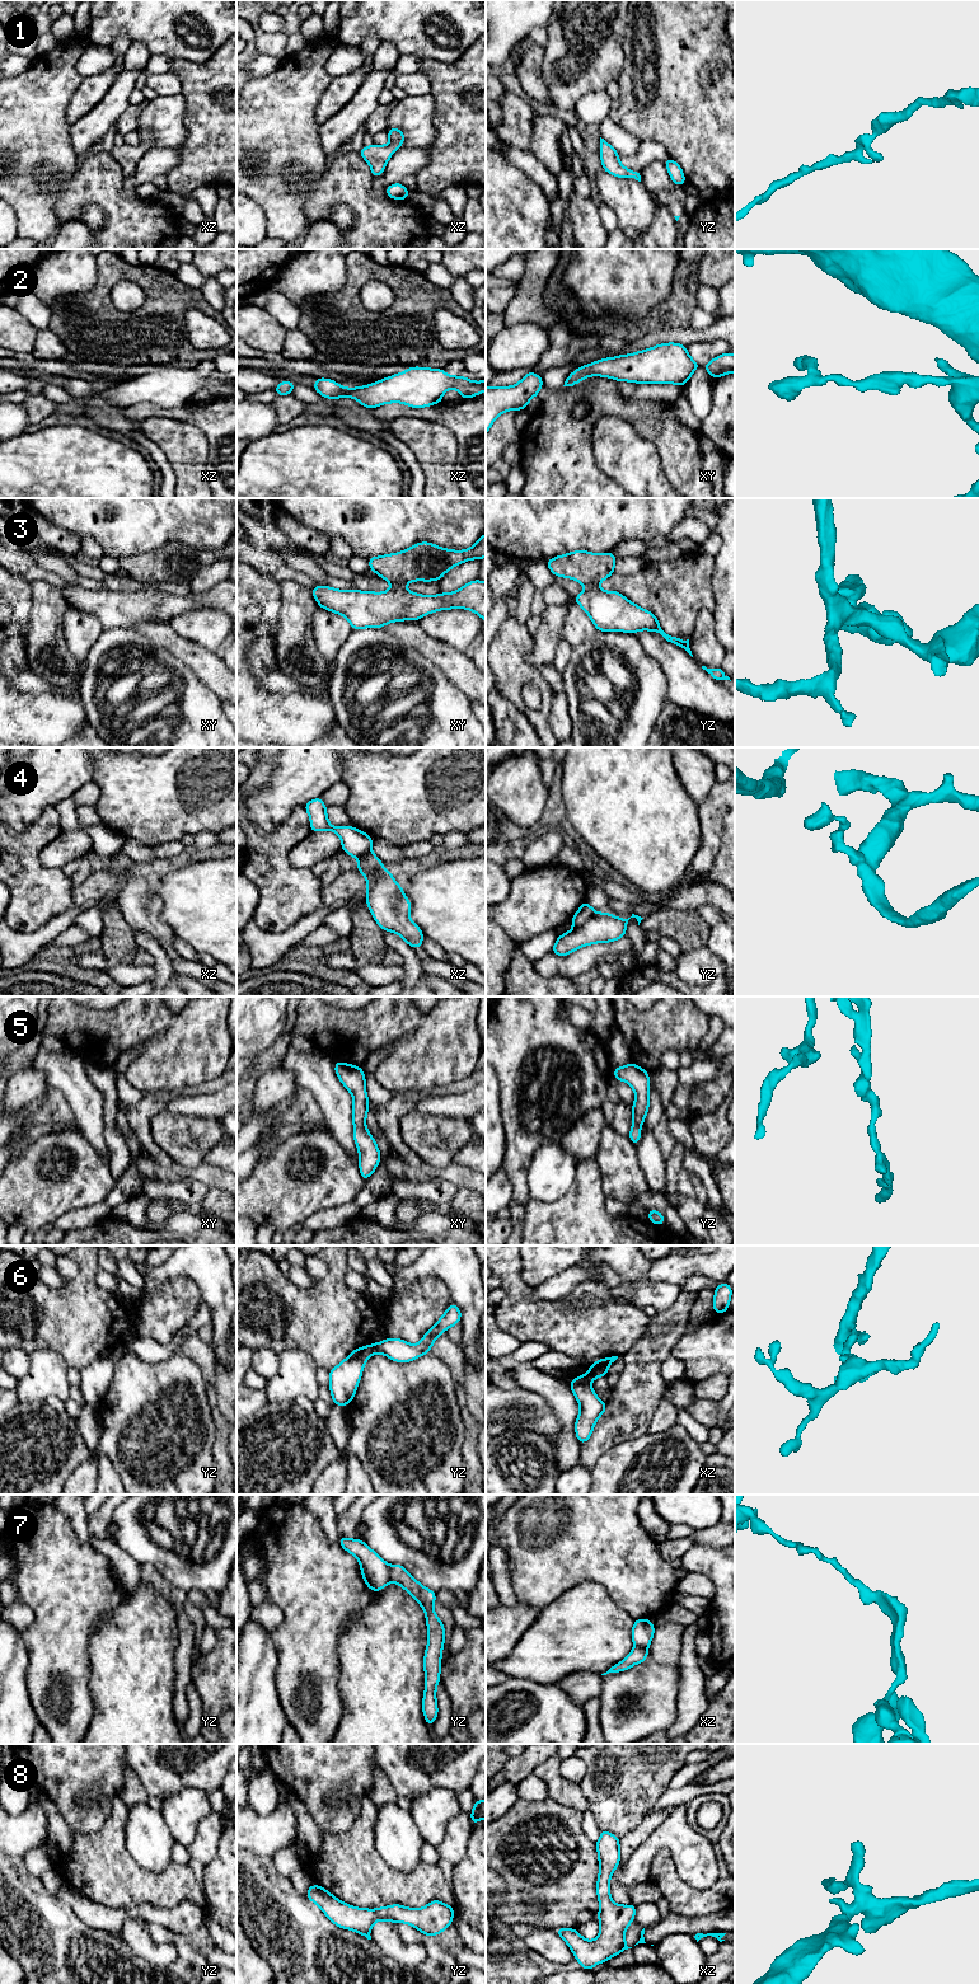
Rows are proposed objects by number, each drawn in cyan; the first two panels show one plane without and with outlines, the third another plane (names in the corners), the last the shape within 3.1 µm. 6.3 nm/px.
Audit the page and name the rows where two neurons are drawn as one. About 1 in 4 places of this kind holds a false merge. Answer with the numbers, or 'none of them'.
3, 4, 6, 7

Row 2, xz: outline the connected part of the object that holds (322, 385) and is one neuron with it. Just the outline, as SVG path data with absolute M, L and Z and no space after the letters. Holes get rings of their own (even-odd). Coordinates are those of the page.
M413 366L366 386L346 388L323 377L315 377L313 385L313 389L323 398L348 397L370 409L388 403L425 408L442 403L442 394L451 388L460 393L462 399L467 399L486 391L486 380L472 381L460 375L450 376L442 369Z

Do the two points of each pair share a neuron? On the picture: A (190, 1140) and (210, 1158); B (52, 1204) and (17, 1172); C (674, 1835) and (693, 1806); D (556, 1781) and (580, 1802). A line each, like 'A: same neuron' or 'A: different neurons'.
A: different neurons
B: same neuron
C: different neurons
D: same neuron

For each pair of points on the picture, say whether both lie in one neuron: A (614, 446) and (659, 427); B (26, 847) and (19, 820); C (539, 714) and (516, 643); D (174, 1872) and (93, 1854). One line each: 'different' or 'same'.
A: different
B: different
C: same
D: same

